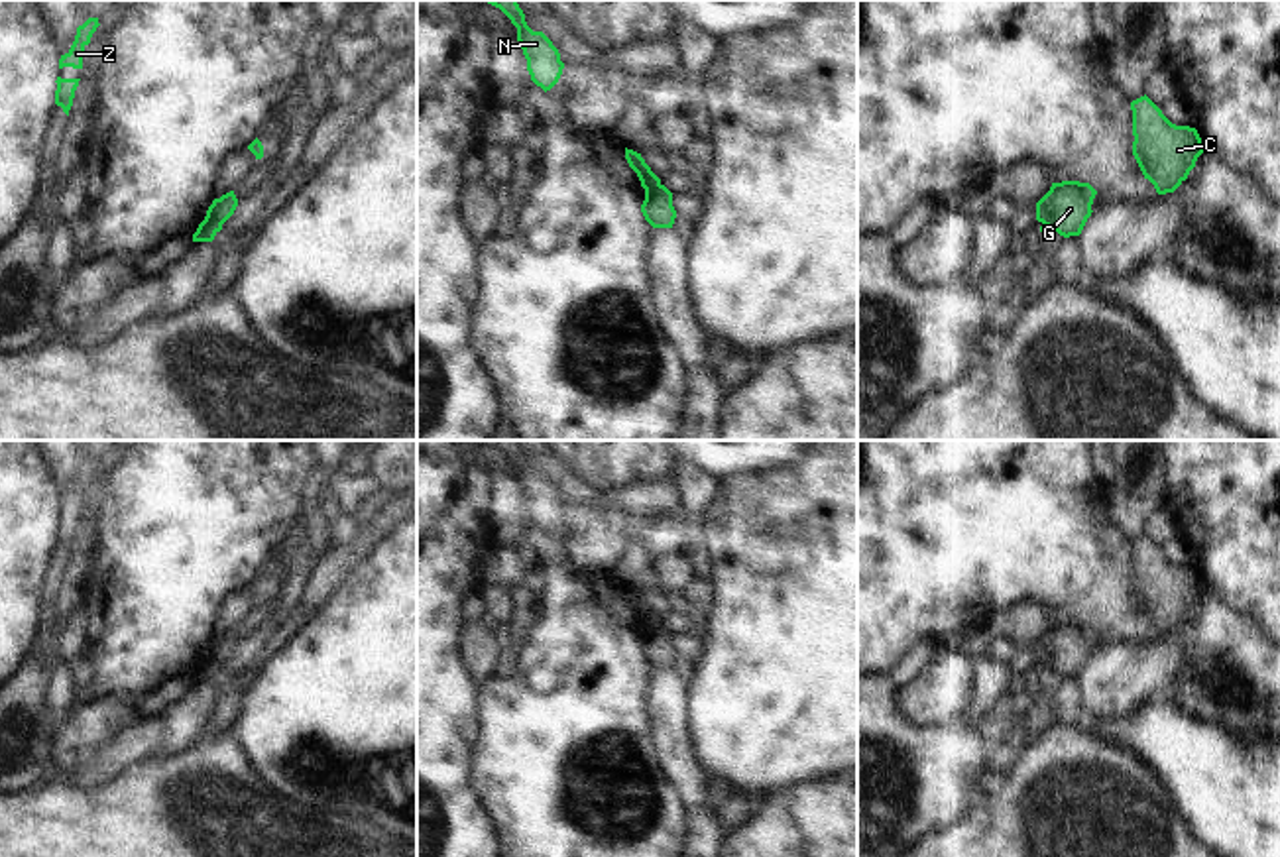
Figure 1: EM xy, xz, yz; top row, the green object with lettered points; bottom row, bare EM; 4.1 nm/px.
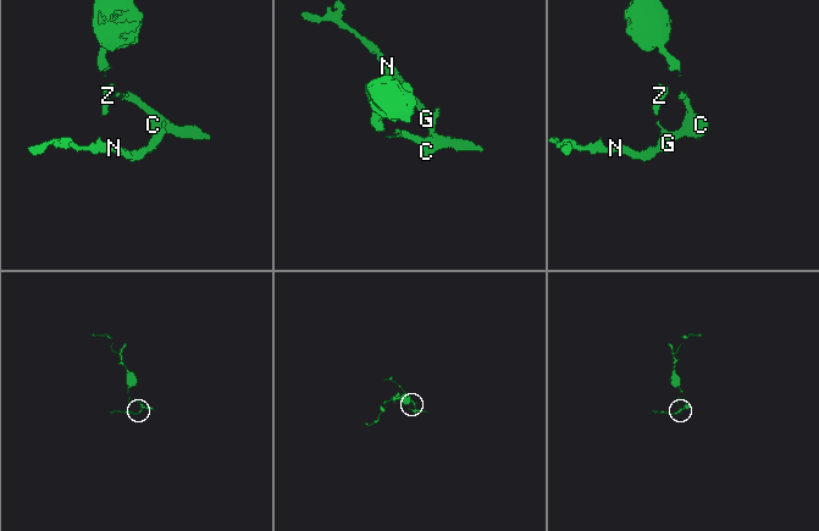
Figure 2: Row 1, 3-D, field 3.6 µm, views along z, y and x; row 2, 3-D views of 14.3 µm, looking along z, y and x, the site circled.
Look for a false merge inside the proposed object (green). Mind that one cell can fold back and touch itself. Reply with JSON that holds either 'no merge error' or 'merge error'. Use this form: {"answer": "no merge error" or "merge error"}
{"answer": "merge error"}

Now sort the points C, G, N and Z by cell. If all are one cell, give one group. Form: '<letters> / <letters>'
C G Z / N

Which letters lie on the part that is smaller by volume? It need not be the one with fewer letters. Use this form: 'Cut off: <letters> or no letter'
Cut off: N

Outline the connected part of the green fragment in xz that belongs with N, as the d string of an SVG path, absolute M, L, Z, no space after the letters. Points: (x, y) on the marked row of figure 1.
M484 0L495 8L499 8L511 24L517 28L517 41L523 49L527 59L527 71L531 81L541 86L545 92L551 90L564 69L560 61L558 49L543 31L533 31L527 22L525 14L519 8L517 0Z

